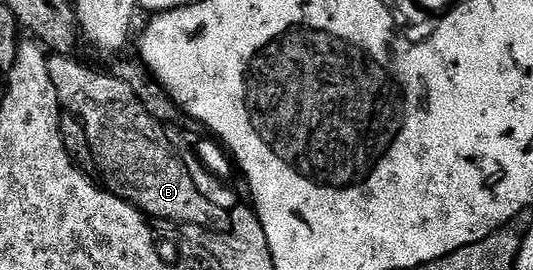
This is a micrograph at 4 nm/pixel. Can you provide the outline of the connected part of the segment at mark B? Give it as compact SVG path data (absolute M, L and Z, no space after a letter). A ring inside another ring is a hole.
M54 54L49 61L49 72L62 108L76 115L87 129L93 162L96 170L101 170L100 182L112 195L138 207L142 215L153 221L170 219L175 225L227 232L230 212L213 205L195 189L184 159L169 140L169 131L143 109L138 92L111 73L92 71L77 57Z

